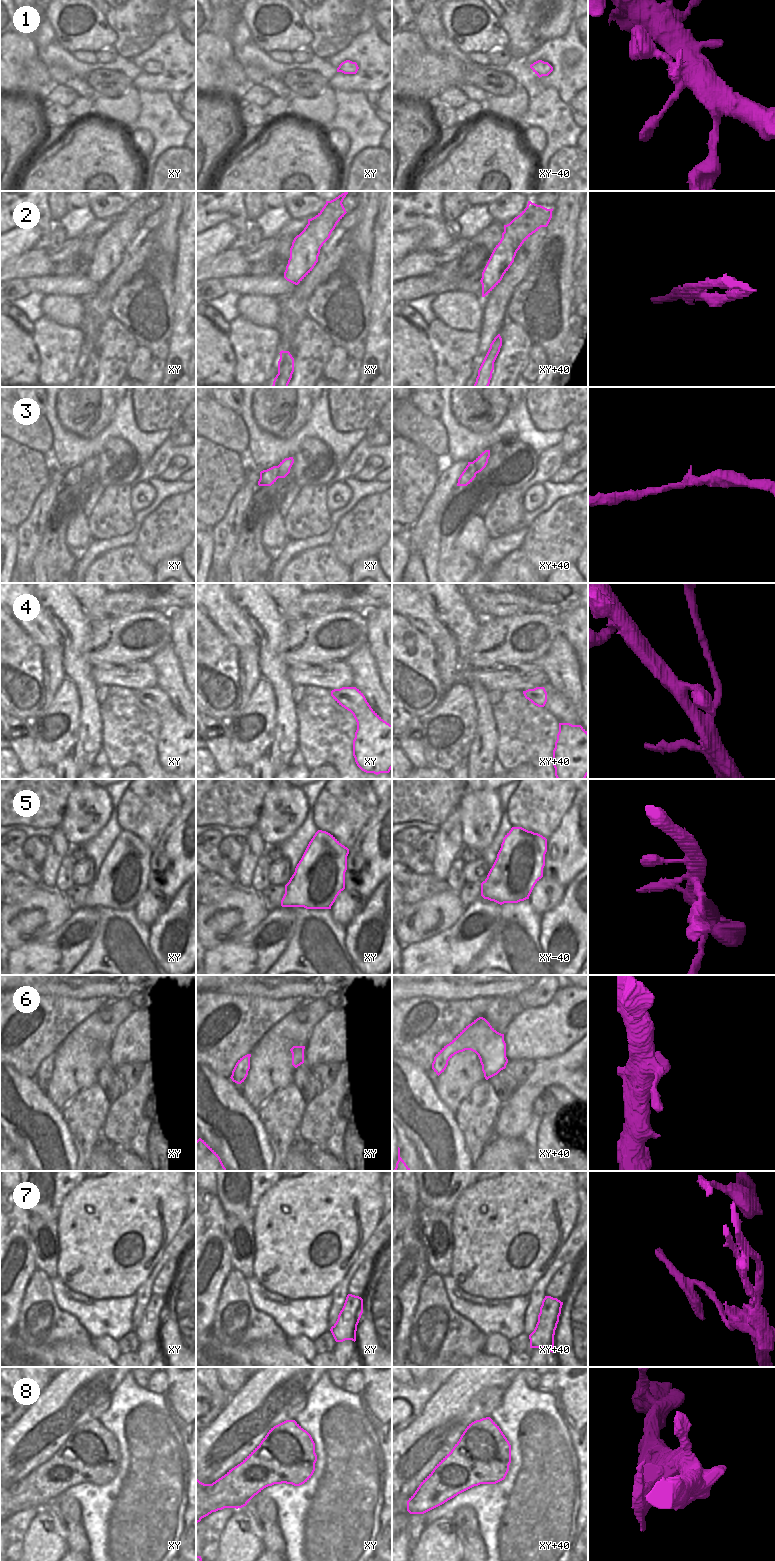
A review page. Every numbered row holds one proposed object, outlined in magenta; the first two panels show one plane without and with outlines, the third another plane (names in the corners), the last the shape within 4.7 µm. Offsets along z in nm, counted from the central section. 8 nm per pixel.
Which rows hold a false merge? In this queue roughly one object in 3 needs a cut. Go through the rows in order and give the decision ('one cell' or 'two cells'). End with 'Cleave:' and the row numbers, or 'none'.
1: one cell
2: two cells
3: one cell
4: one cell
5: one cell
6: one cell
7: two cells
8: one cell
Cleave: 2, 7

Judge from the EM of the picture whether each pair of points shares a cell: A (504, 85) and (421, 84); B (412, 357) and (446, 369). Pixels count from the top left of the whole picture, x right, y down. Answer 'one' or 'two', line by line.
A: one
B: two

